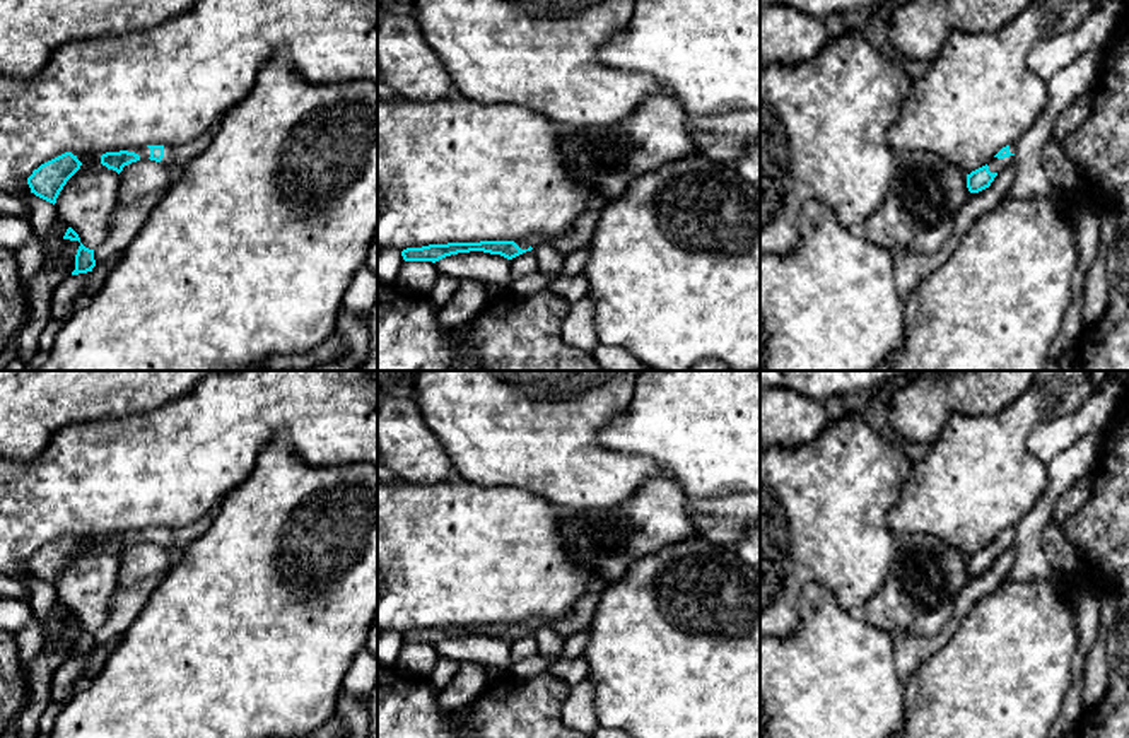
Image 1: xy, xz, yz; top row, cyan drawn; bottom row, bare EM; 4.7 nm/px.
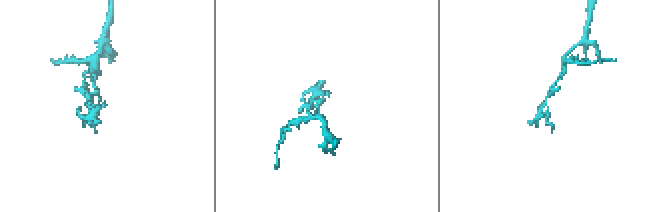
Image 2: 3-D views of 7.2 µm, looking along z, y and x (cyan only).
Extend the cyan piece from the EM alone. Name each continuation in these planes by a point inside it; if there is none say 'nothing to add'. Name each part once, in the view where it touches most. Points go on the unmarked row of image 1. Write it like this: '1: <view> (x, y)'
1: yz (996, 547)

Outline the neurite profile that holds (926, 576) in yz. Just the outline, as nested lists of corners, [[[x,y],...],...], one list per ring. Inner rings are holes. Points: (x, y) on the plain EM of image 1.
[[[924,533],[897,536],[890,576],[868,601],[863,617],[868,624],[890,632],[893,637],[897,634],[936,636],[956,612],[956,598],[968,577],[967,557],[958,548]]]

